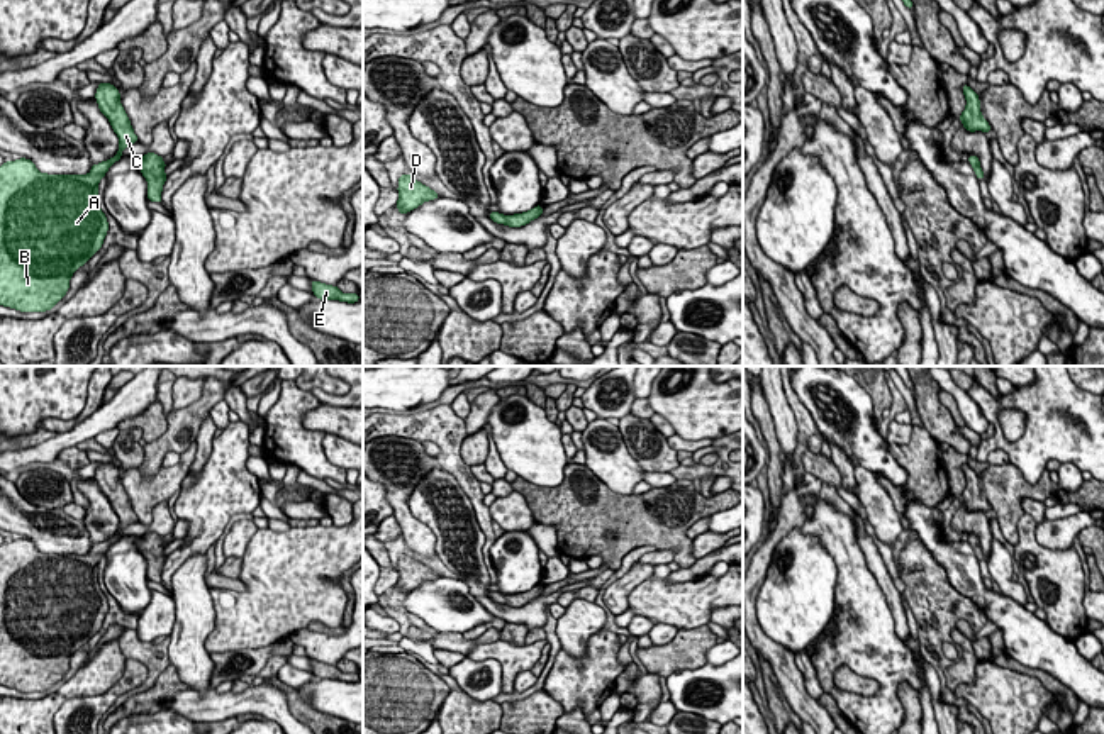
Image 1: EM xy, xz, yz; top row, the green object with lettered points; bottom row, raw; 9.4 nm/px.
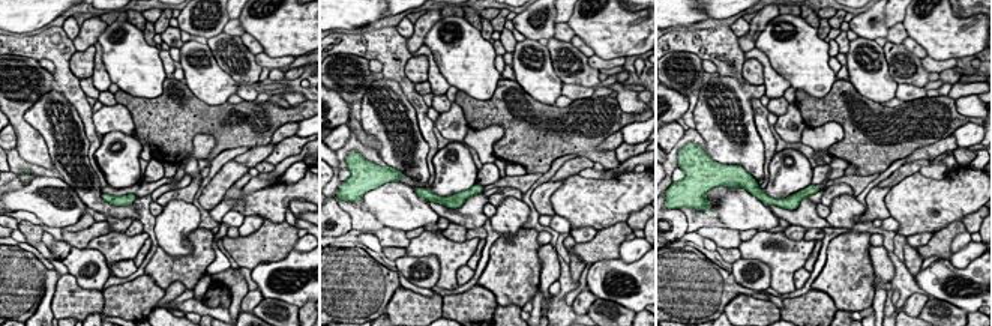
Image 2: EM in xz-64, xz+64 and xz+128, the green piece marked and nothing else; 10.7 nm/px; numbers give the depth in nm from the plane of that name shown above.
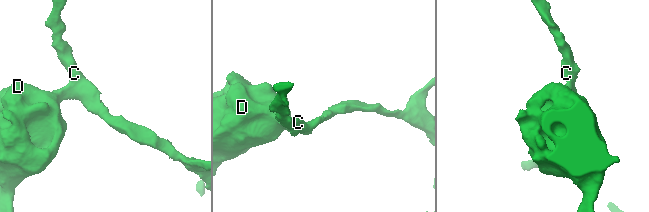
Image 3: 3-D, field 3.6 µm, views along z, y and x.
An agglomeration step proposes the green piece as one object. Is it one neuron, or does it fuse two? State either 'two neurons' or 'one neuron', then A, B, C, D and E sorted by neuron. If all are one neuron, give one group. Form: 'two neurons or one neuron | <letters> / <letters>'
one neuron | A B C D E

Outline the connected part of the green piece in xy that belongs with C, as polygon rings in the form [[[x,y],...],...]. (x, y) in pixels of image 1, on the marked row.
[[[98,81],[95,100],[119,137],[119,151],[92,164],[88,175],[41,173],[27,158],[0,166],[0,305],[19,312],[51,310],[70,290],[73,273],[102,247],[109,222],[98,205],[98,183],[122,151],[139,142],[119,98],[117,86]]]

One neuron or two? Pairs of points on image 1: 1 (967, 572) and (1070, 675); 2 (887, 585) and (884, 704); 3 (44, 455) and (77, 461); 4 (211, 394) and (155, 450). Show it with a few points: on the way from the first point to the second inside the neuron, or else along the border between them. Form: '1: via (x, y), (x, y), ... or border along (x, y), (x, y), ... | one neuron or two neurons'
1: via (987, 599), (1043, 650) | one neuron
2: border along (869, 567), (892, 616), (894, 631), (903, 639) | two neurons
3: border along (75, 444), (63, 450), (55, 460) | two neurons
4: via (199, 409), (170, 438) | one neuron

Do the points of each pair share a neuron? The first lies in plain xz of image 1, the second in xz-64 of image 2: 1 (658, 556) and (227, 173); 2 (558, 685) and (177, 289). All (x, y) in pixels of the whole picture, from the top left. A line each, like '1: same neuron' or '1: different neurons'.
1: different neurons
2: different neurons

